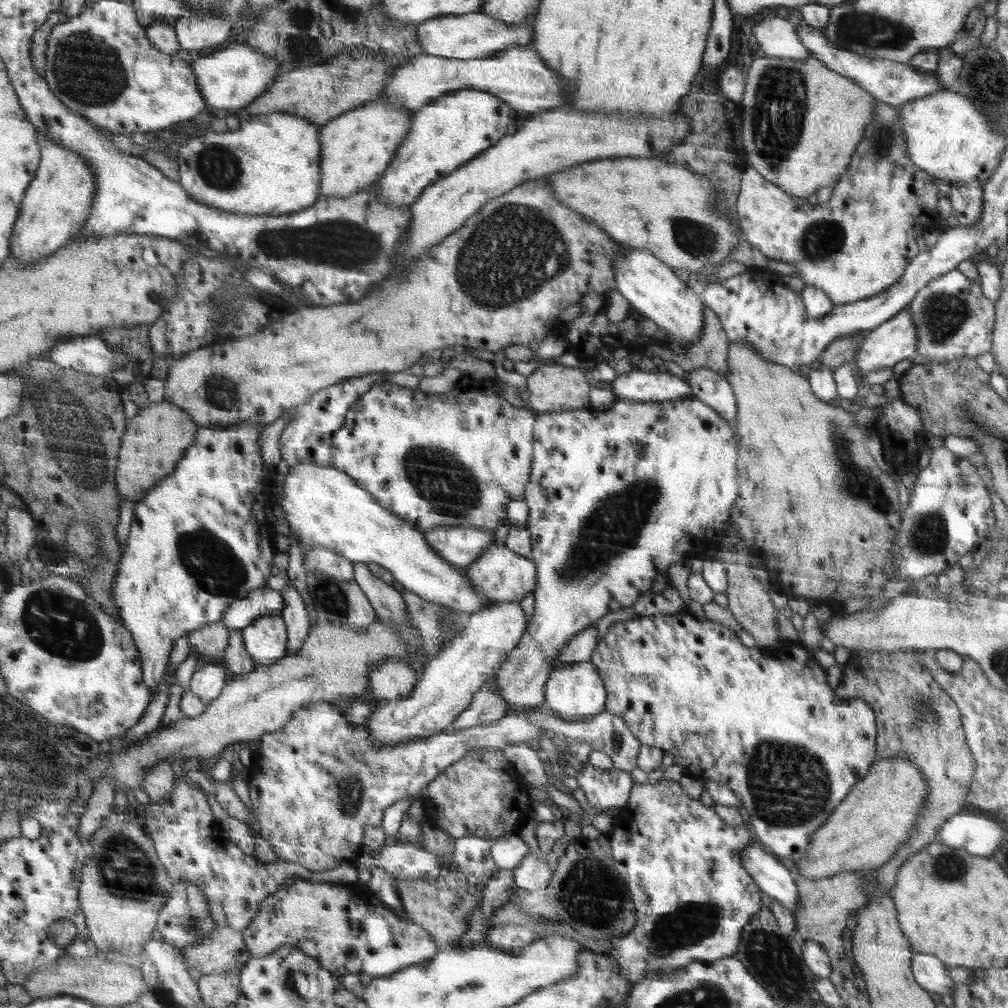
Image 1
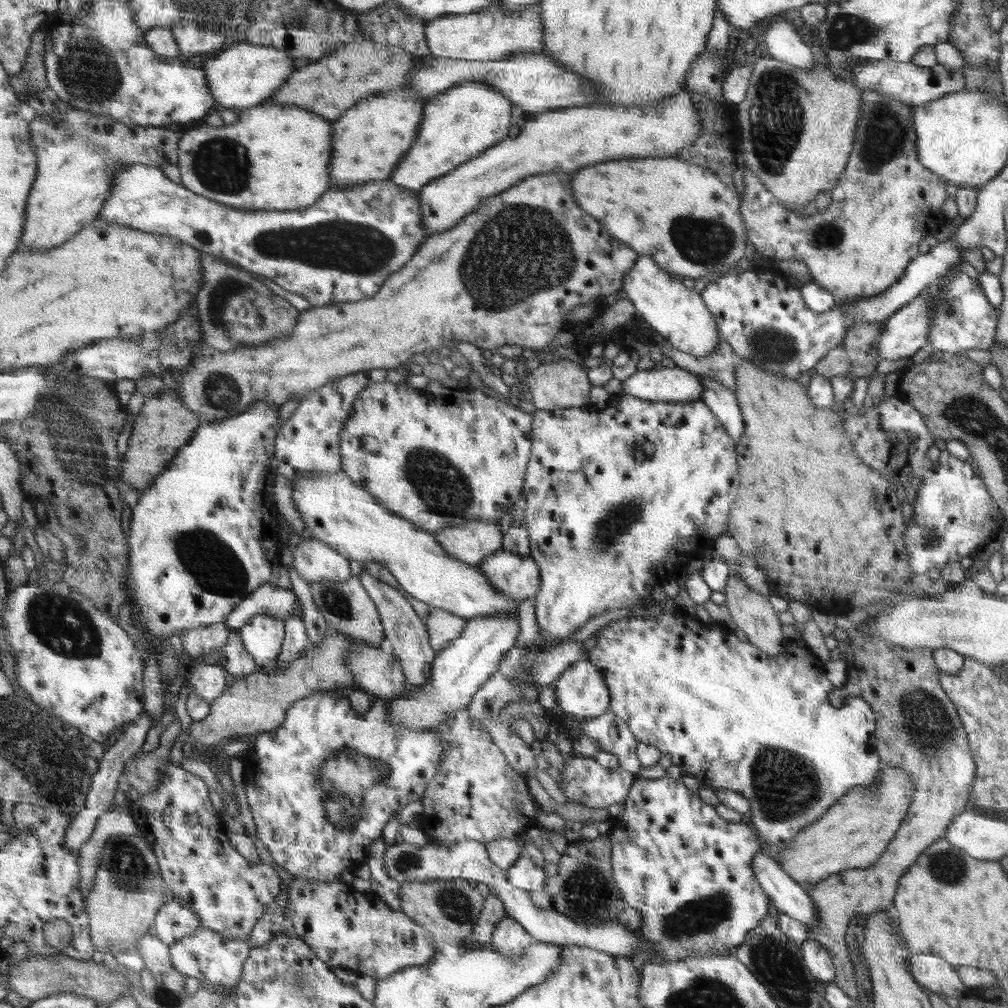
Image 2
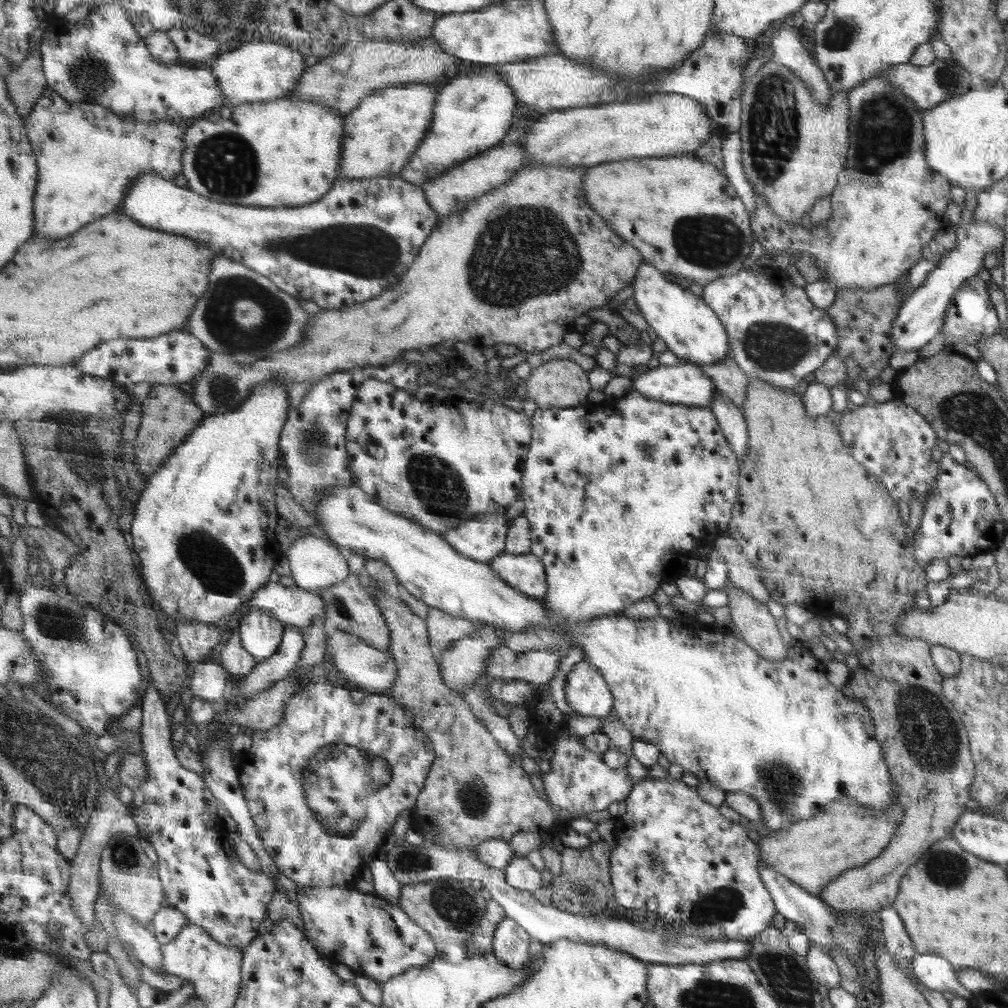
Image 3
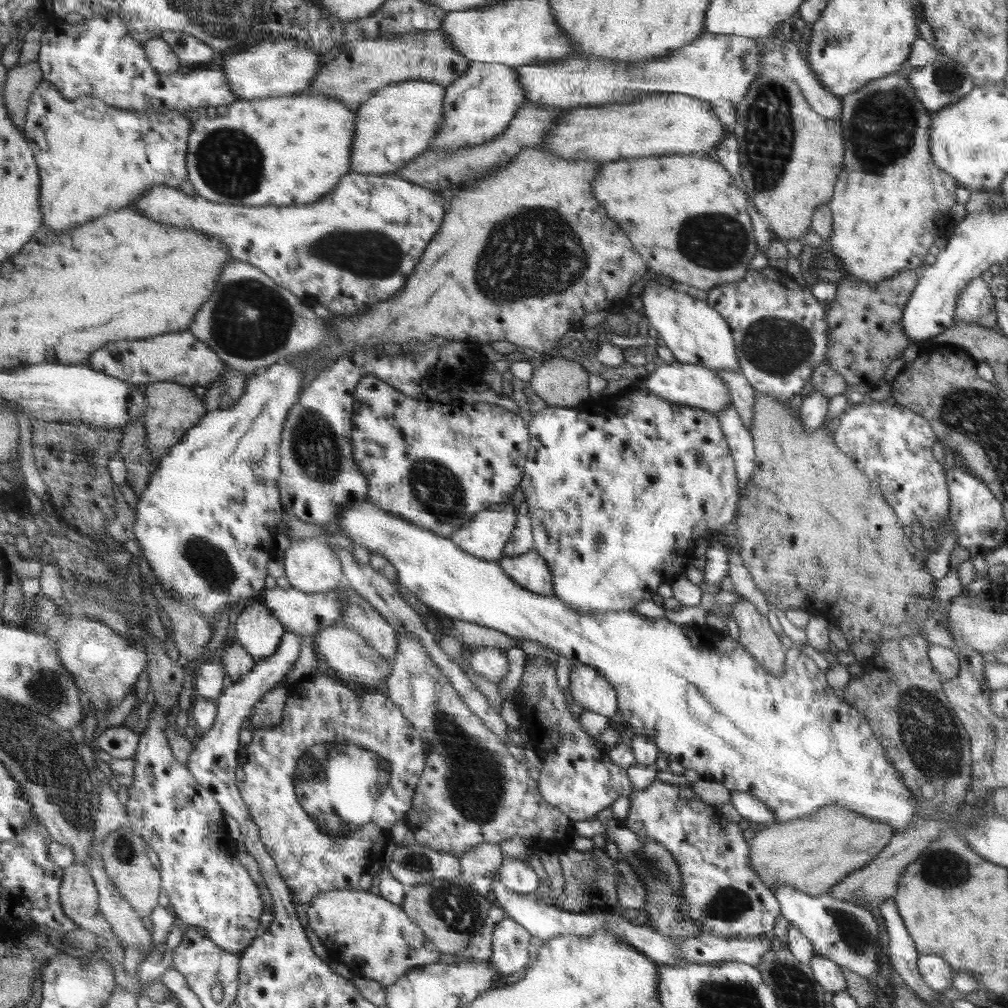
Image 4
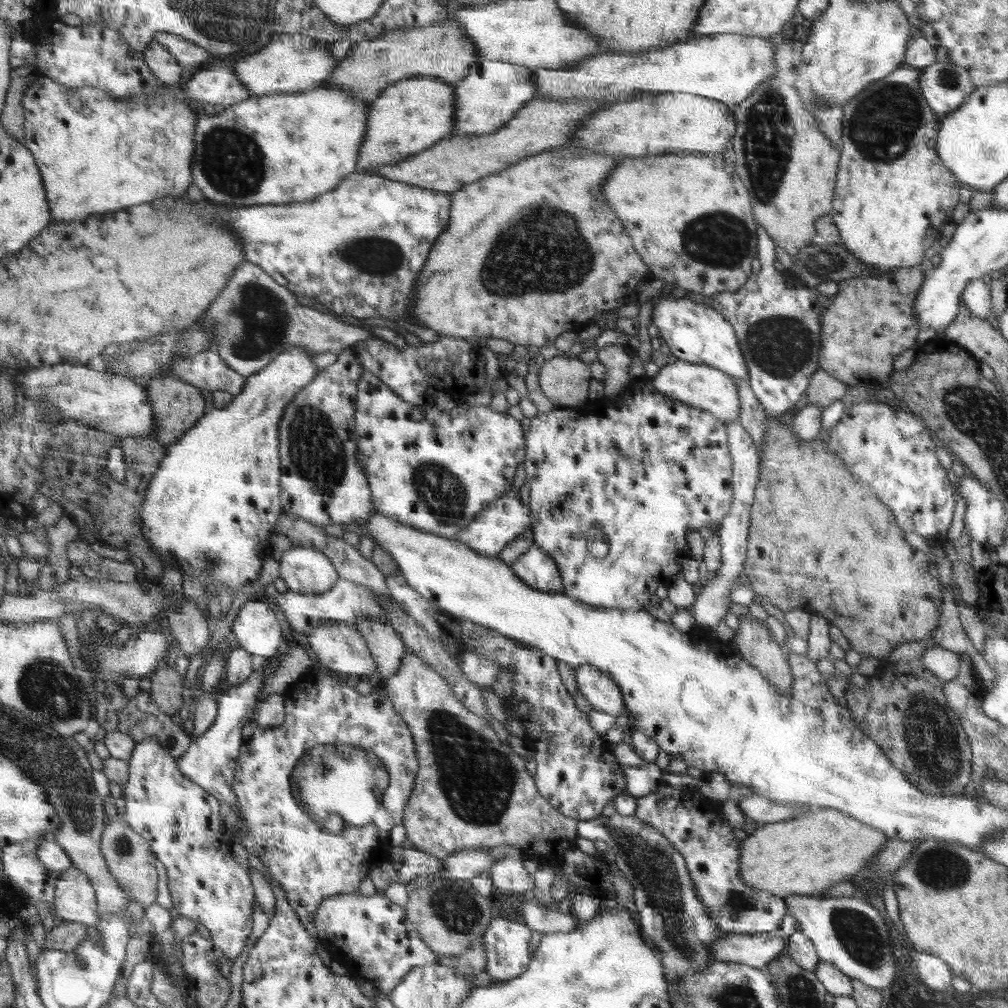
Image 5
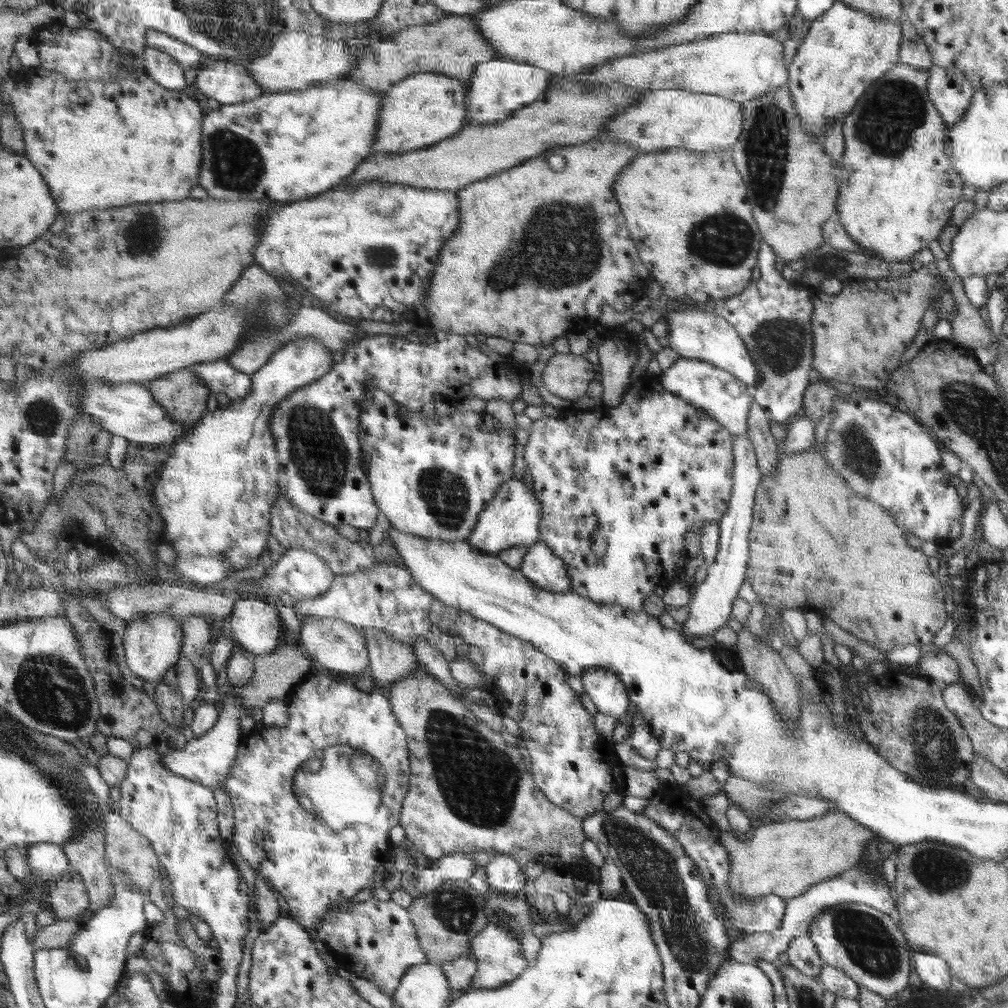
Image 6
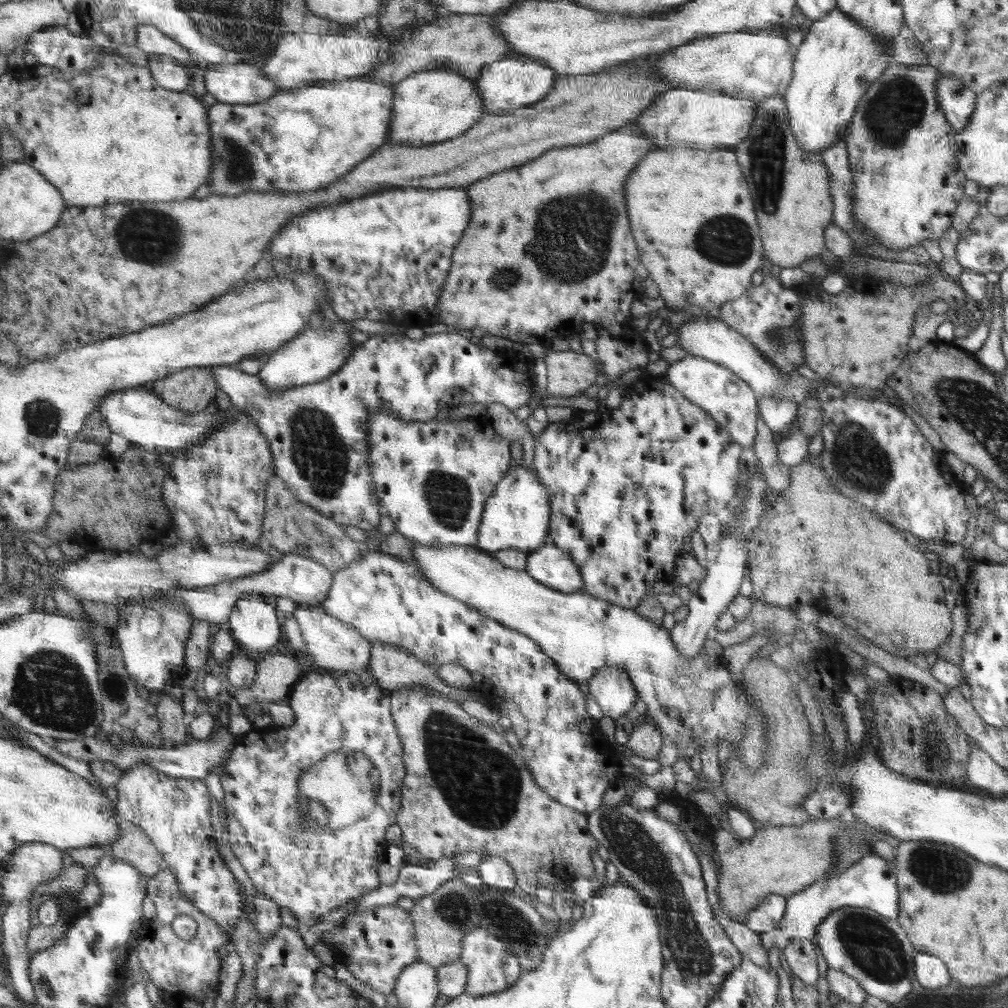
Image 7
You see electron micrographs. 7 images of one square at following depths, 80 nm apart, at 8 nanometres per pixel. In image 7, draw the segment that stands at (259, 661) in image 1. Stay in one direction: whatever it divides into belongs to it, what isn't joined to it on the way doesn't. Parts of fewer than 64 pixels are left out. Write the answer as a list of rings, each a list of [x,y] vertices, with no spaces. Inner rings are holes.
[[[254,595],[236,601],[226,624],[233,638],[252,651],[265,652],[280,640],[282,626],[276,618],[276,610]]]

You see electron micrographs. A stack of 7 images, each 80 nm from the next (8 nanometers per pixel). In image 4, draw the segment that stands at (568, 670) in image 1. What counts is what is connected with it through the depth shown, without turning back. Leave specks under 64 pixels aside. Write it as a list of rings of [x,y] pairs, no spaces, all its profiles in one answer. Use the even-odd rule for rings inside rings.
[[[577,665],[571,670],[569,679],[567,692],[574,704],[581,704],[584,711],[594,711],[617,719],[617,691],[600,670],[594,666]]]

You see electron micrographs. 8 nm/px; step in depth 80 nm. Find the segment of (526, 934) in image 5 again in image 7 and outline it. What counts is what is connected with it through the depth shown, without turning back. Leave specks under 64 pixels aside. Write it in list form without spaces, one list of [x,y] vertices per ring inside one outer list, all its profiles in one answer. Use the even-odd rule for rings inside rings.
[[[482,928],[466,934],[459,959],[467,968],[466,994],[485,997],[502,993],[514,986],[522,977],[521,963],[518,962],[514,951],[510,950],[510,946],[500,936],[496,936],[488,930],[482,930]]]

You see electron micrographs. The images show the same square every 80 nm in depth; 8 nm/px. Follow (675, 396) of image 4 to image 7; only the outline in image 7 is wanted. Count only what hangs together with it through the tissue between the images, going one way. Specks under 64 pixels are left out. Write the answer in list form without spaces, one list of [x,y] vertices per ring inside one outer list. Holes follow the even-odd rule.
[[[689,355],[670,365],[666,378],[672,387],[682,392],[682,397],[708,411],[721,427],[729,431],[738,445],[742,448],[754,448],[756,420],[758,414],[761,414],[760,398],[757,392],[729,367],[708,358]]]

